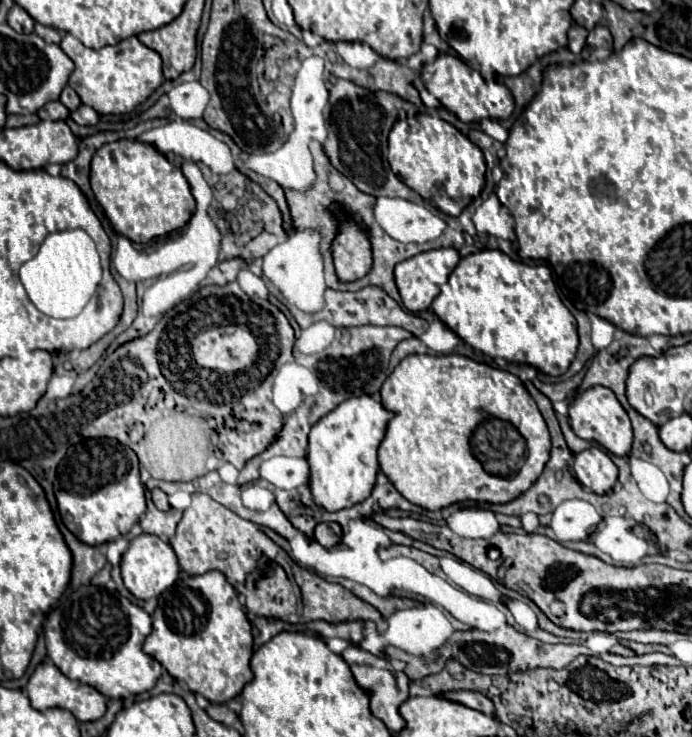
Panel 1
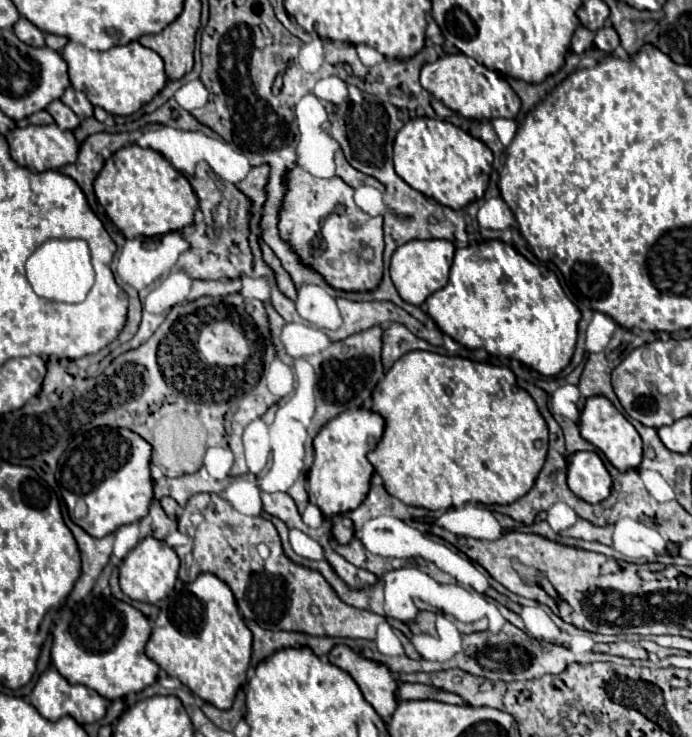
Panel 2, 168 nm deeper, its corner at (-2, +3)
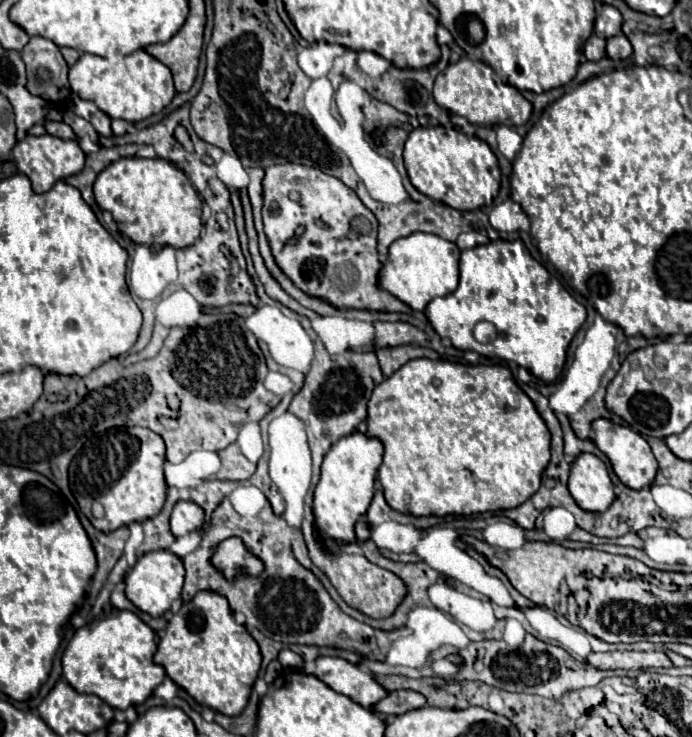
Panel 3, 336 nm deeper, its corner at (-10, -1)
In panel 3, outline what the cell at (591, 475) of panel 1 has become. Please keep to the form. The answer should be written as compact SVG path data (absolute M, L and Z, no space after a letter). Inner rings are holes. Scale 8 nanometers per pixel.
M580 454L572 462L568 490L576 504L588 512L604 512L616 498L606 464L594 454Z

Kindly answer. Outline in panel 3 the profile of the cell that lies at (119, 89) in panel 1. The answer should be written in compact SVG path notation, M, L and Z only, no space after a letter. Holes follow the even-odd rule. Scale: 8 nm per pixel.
M138 50L116 60L106 60L94 54L82 54L80 60L70 68L68 78L70 88L76 96L94 102L110 118L120 118L128 122L140 122L160 112L172 102L176 94L168 66L148 56L144 50Z

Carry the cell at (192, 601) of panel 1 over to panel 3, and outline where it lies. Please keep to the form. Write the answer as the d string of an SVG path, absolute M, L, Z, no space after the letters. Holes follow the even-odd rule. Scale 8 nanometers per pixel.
M198 592L190 602L182 604L182 608L168 622L168 628L164 630L160 638L154 662L164 666L166 674L180 688L184 688L200 706L208 706L226 716L238 716L248 704L254 680L260 670L262 656L260 656L258 644L246 632L246 628L242 624L236 624L226 598L216 592Z

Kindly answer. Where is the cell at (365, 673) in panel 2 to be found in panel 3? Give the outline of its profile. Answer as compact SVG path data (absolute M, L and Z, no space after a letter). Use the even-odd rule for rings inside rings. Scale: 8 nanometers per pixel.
M316 658L314 676L328 684L334 692L348 696L364 708L372 708L388 692L374 680L372 674L362 672L358 666L342 658Z

